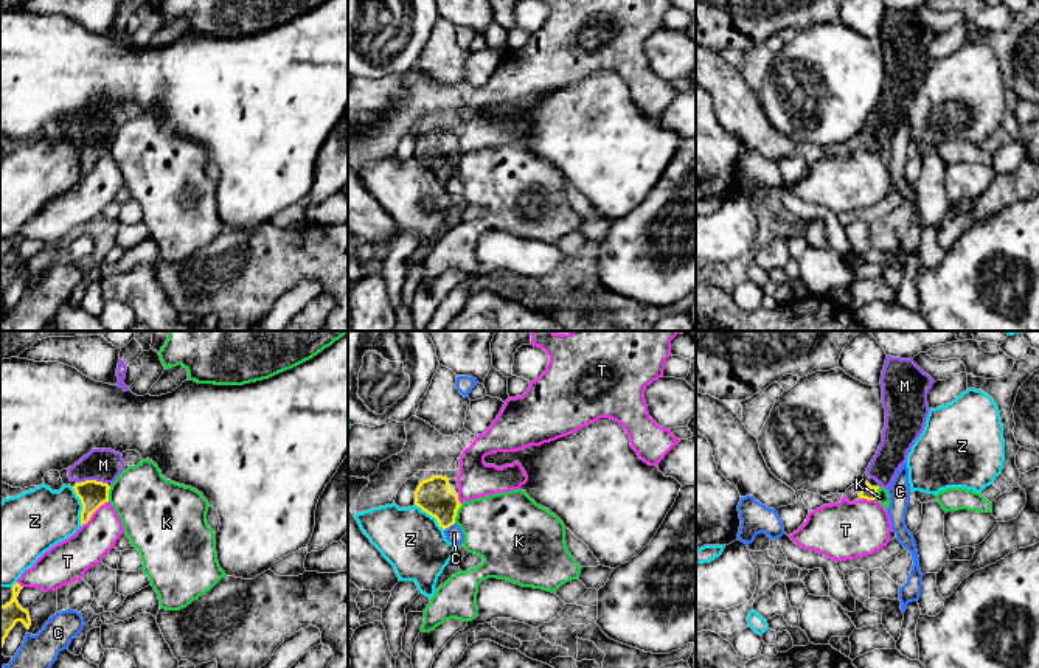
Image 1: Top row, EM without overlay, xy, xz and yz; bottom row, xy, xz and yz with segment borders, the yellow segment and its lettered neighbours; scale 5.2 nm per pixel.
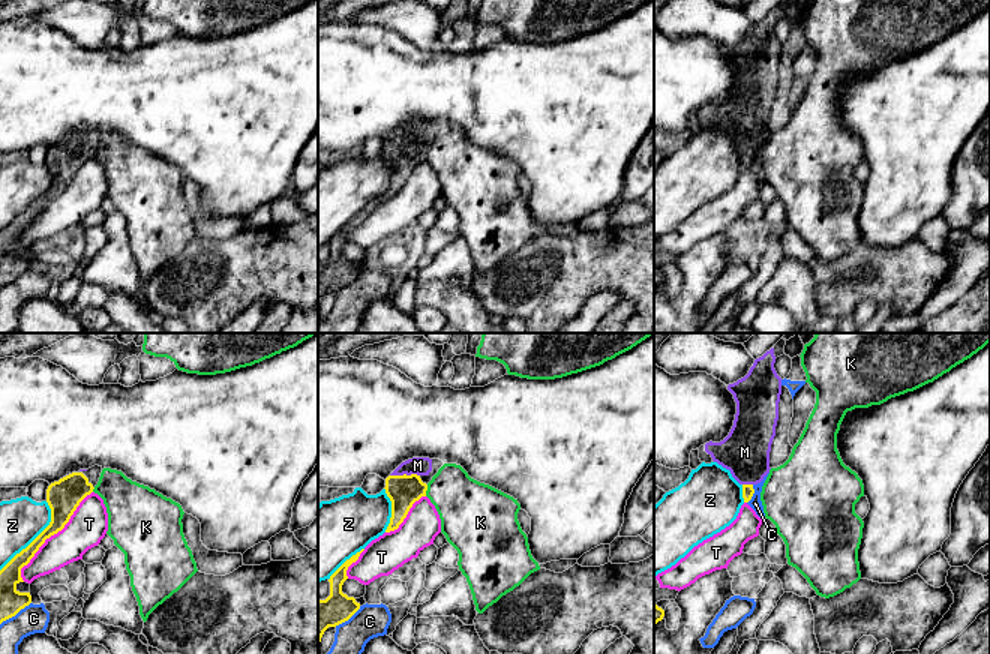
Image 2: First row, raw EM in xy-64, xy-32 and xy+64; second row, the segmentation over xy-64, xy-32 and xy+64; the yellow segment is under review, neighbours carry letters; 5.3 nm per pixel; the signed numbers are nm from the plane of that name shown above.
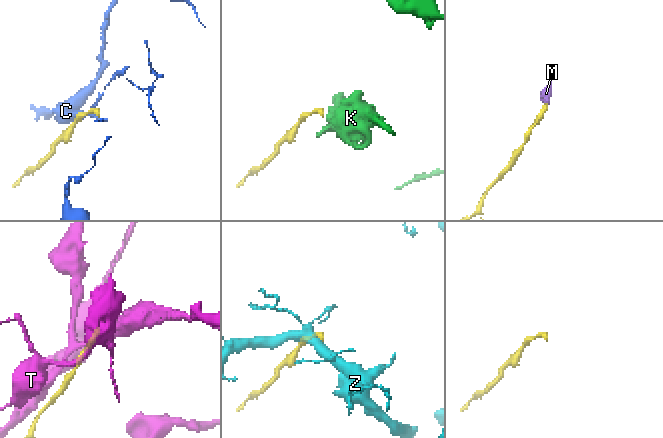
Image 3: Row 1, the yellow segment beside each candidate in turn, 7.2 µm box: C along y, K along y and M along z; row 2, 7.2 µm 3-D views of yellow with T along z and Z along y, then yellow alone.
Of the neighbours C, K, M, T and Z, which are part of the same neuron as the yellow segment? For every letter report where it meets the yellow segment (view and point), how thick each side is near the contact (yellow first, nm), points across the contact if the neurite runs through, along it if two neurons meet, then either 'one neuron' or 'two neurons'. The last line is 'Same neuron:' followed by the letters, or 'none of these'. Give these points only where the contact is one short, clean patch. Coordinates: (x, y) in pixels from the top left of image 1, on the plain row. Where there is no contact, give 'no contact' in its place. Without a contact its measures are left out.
C: contact xz (449, 177); calibres 190 and 90 nm; two neurons
K: contact xz (455, 165); calibres 190 and 360 nm; border xz (462, 156), (454, 174); two neurons
M: contact xy (95, 132); calibres 140 and 180 nm; way xy (93, 146), (95, 132), (95, 125), (103, 117); one neuron
T: contact xy (93, 163); calibres 140 and 200 nm; two neurons
Z: contact xy (83, 159); calibres 140 and 320 nm; two neurons
Same neuron: M

